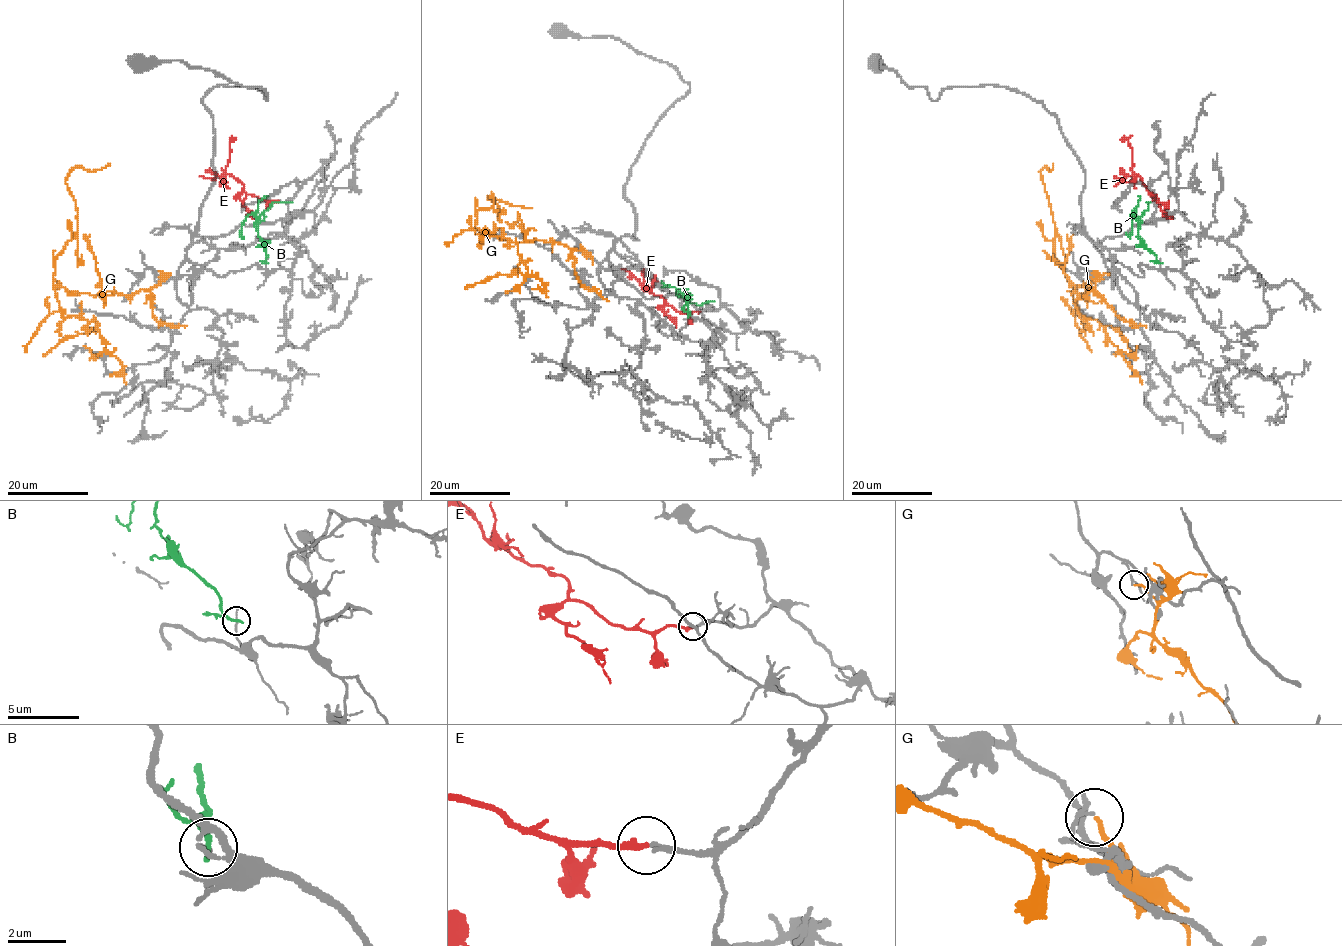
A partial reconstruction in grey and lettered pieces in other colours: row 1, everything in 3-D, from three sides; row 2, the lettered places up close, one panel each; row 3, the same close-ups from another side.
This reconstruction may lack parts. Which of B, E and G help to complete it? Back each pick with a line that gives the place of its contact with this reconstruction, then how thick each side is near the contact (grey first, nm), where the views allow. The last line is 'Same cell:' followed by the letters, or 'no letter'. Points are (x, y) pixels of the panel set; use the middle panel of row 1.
E: (700, 311) | 220/220 nm
Same cell: E

